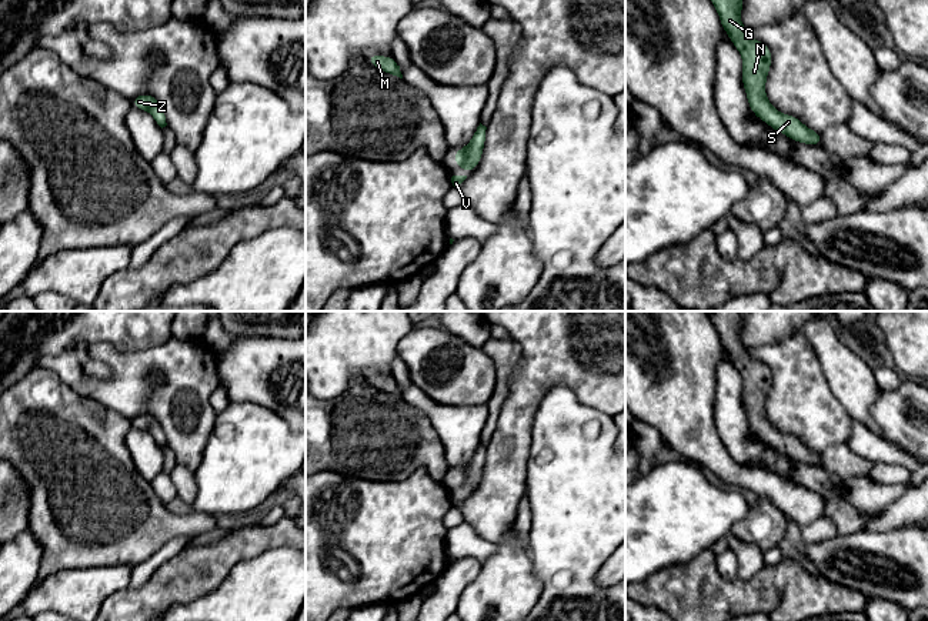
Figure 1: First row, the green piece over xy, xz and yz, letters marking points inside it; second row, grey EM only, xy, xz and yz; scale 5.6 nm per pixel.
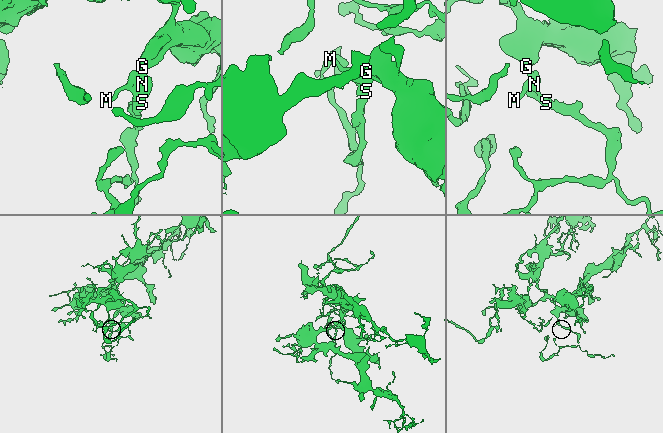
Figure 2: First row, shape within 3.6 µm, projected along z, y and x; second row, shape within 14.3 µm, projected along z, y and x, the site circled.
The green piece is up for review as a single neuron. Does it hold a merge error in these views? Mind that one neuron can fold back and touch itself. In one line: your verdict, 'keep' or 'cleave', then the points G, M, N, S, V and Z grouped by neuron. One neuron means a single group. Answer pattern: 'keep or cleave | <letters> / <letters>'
keep | G M N S V Z

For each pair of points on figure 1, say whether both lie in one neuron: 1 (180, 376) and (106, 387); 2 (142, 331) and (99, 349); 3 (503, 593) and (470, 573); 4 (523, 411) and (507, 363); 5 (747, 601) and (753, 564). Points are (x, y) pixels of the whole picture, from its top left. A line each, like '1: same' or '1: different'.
1: same
2: different
3: different
4: different
5: different

